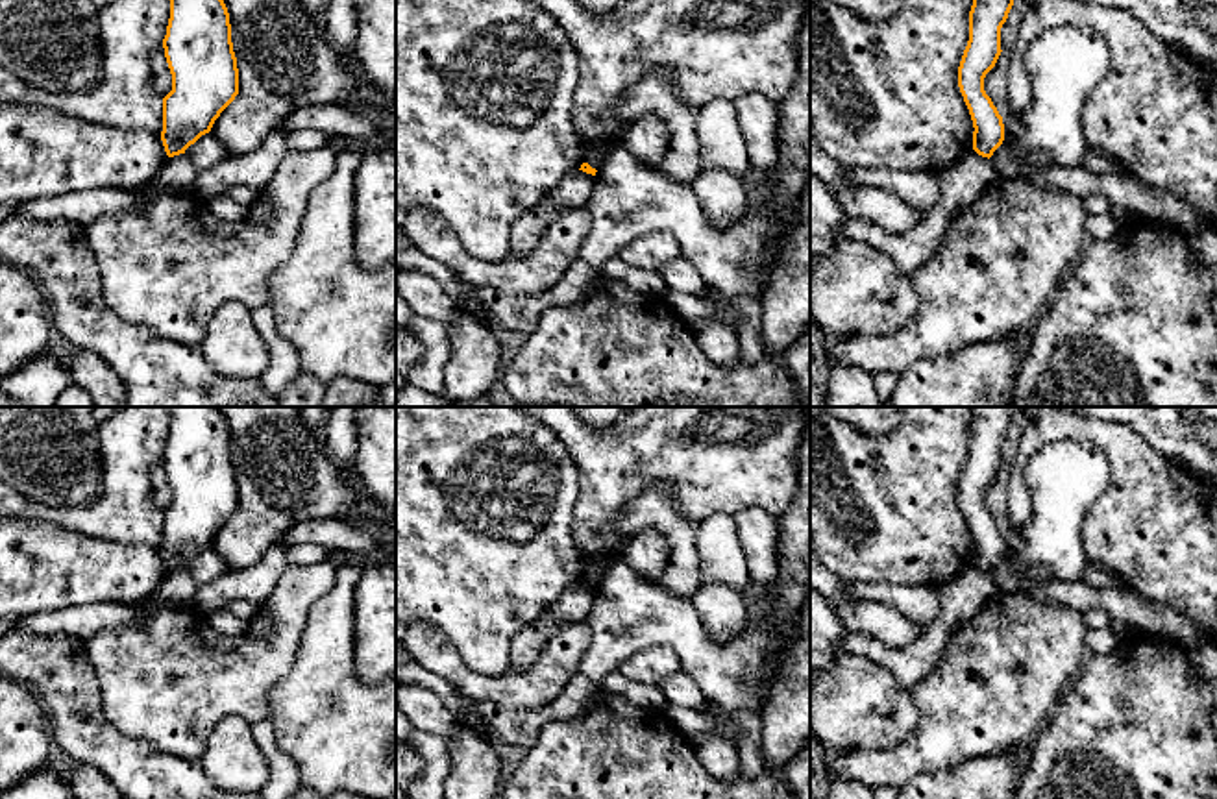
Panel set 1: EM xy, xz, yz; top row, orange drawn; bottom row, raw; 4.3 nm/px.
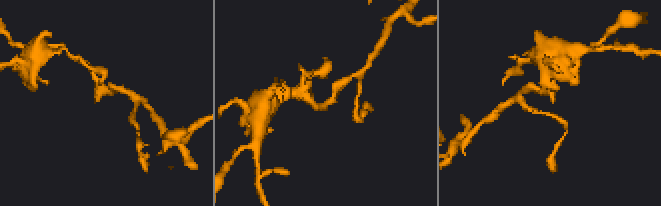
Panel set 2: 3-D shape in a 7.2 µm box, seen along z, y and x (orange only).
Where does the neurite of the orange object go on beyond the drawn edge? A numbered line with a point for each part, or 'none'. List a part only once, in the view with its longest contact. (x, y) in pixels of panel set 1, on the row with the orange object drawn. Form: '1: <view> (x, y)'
none

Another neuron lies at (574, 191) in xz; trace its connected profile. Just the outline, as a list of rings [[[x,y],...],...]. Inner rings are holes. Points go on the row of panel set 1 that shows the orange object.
[[[583,170],[566,174],[560,183],[549,191],[533,211],[525,213],[512,224],[509,244],[510,253],[531,253],[540,240],[542,227],[549,224],[557,211],[586,207],[594,192],[594,183],[596,176]]]

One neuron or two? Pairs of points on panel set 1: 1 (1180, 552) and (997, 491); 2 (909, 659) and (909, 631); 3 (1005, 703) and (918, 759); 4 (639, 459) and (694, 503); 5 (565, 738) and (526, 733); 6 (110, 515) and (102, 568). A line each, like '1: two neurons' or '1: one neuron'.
1: two neurons
2: two neurons
3: one neuron
4: one neuron
5: two neurons
6: two neurons

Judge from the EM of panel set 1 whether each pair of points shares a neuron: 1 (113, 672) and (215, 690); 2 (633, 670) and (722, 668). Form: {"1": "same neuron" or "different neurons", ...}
{"1": "same neuron", "2": "different neurons"}

